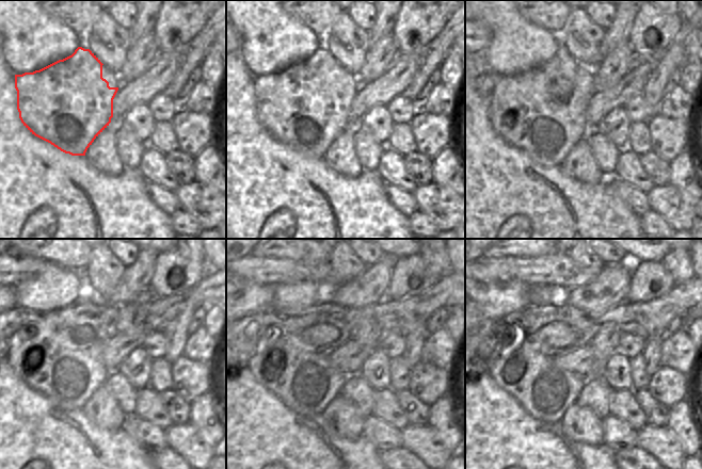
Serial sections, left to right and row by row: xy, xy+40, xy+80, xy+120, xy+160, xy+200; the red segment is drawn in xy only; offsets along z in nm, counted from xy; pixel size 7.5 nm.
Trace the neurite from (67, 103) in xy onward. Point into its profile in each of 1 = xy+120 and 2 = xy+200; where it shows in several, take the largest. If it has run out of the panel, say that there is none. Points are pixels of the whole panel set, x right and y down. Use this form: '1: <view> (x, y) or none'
1: xy+120 (44, 354)
2: xy+200 (545, 391)

